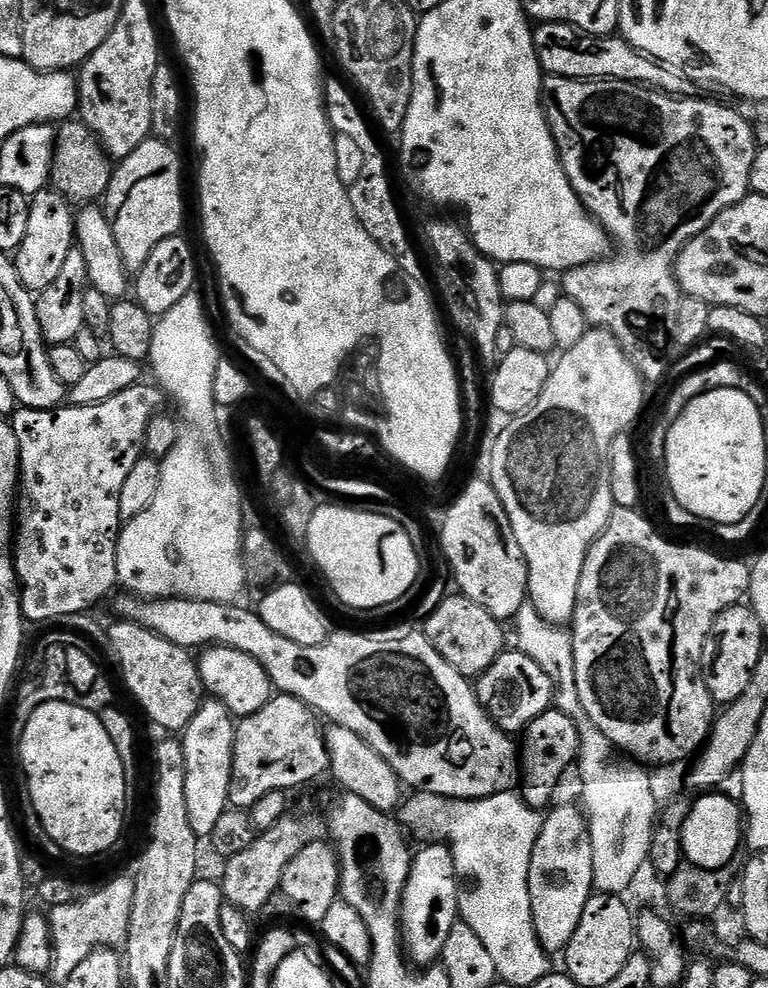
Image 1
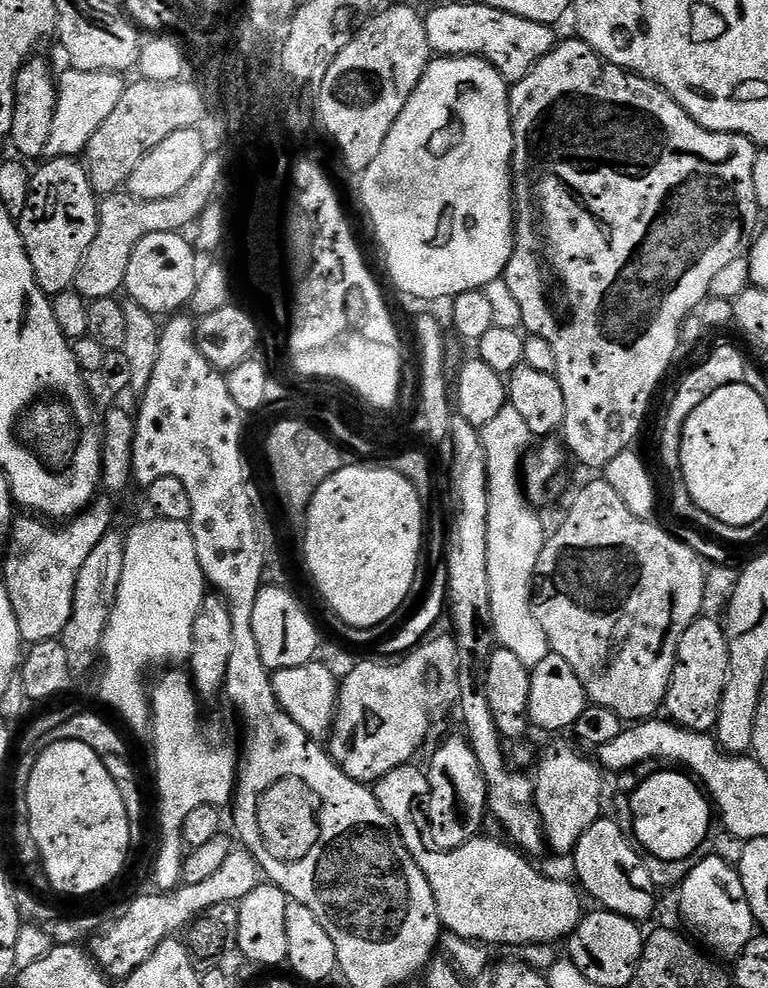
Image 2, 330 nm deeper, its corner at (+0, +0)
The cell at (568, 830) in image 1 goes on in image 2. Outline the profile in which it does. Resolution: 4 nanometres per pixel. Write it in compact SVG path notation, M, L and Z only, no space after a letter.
M560 744L548 752L548 757L536 768L535 799L544 828L547 847L556 852L575 853L586 830L601 819L600 799L604 796L602 769L595 759L587 760L568 744Z

